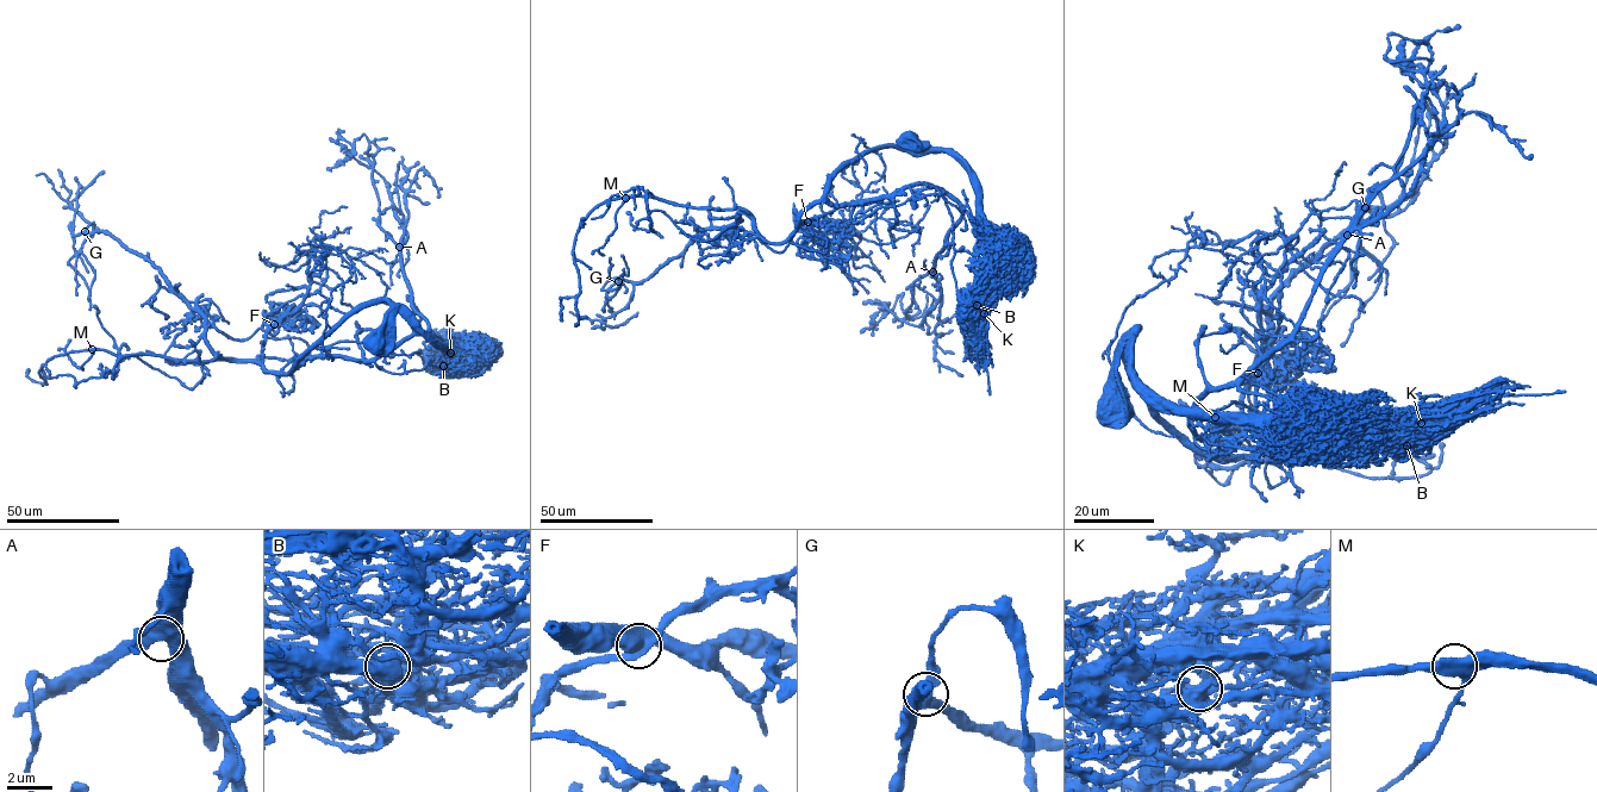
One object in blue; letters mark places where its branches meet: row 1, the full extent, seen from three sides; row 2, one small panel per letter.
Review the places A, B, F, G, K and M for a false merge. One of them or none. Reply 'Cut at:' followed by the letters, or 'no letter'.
Cut at: F

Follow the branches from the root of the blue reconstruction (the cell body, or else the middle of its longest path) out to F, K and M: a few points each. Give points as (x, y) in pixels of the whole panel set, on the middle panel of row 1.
F: (910, 139), (927, 149), (916, 154), (881, 147), (844, 164), (796, 224), (806, 222)
K: (910, 139), (950, 154), (969, 175), (987, 245), (989, 284), (984, 313)
M: (910, 139), (927, 149), (916, 154), (881, 147), (844, 164), (781, 242), (768, 243), (738, 209), (627, 198)

